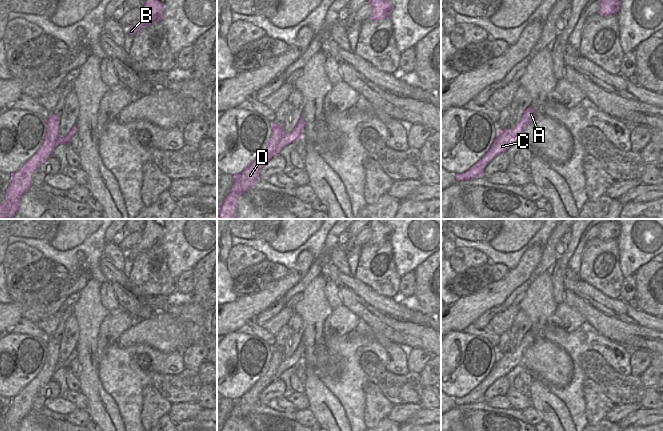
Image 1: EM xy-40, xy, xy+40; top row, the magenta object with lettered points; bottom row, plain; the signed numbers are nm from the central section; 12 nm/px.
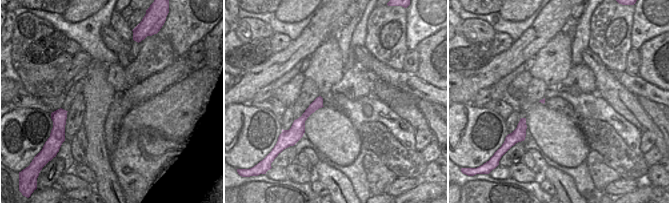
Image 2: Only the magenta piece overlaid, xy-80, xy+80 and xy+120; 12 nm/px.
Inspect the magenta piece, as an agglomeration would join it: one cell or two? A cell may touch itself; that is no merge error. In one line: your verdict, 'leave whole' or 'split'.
split

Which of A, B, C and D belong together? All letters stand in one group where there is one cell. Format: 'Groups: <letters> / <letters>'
Groups: A C / B D.

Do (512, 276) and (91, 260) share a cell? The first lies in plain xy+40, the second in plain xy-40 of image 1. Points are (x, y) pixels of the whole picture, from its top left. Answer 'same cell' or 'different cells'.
different cells

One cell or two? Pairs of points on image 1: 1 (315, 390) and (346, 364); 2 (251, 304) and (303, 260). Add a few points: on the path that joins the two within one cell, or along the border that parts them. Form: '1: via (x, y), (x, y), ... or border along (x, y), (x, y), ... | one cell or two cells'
1: border along (315, 371), (325, 387), (339, 401) | two cells
2: via (265, 298), (279, 288), (293, 274) | one cell

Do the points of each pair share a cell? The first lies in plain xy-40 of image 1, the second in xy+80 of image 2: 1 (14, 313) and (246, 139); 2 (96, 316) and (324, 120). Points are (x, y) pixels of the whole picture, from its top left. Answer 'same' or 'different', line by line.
1: different
2: different

